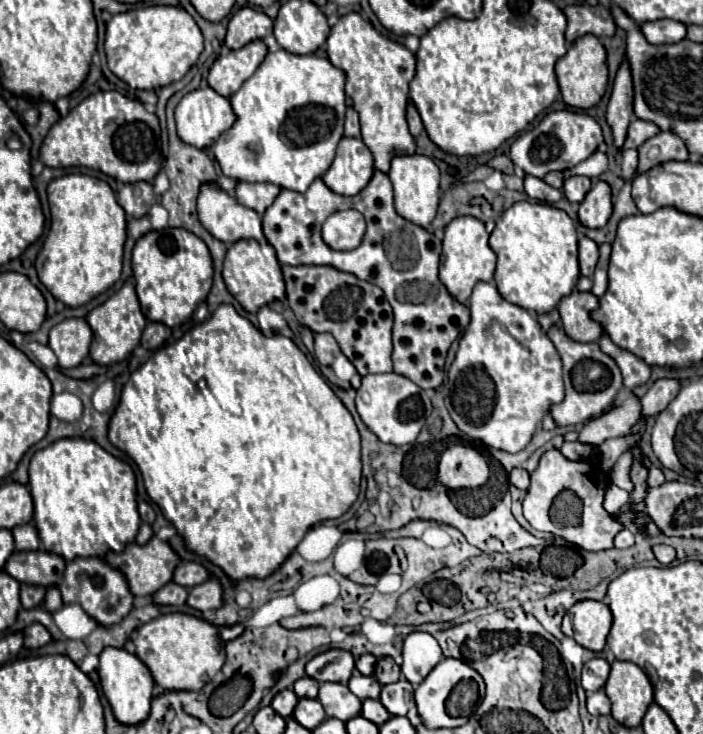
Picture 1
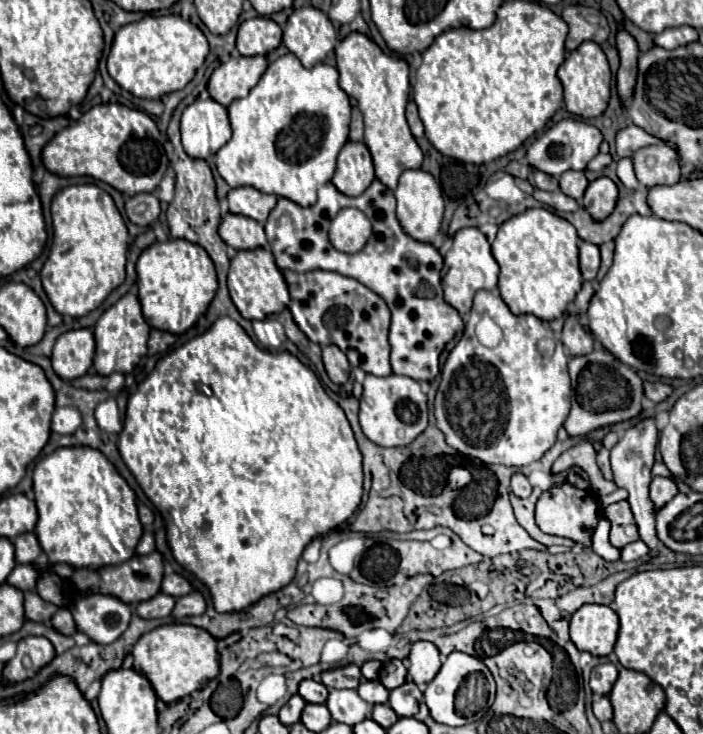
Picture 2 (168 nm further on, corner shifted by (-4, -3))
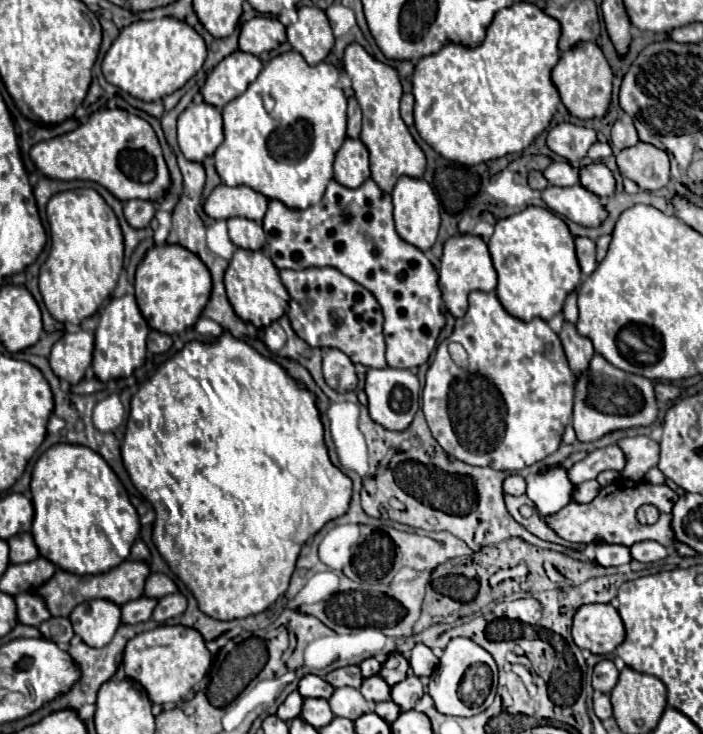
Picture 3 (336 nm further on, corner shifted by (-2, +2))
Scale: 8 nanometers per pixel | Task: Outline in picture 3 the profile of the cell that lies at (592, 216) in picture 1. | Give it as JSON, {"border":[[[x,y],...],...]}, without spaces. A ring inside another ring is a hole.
{"border":[[[595,162],[595,164],[589,164],[589,166],[581,168],[579,184],[583,188],[591,190],[593,194],[601,196],[601,198],[611,196],[613,190],[615,190],[615,178],[613,178],[611,170],[603,162]]]}

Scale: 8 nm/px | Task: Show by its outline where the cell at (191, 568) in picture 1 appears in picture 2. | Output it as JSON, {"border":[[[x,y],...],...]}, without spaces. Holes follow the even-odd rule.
{"border":[[[169,573],[169,575],[165,575],[165,577],[163,577],[161,591],[163,591],[163,593],[167,593],[167,595],[183,597],[183,595],[191,593],[191,589],[193,589],[193,587],[191,587],[191,583],[189,583],[185,577],[177,575],[177,573]]]}

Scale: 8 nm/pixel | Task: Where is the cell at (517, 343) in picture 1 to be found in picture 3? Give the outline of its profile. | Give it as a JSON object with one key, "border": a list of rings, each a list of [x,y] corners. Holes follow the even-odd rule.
{"border":[[[471,292],[469,310],[463,318],[463,330],[455,330],[447,340],[437,346],[433,364],[427,370],[423,388],[423,414],[433,438],[453,458],[471,466],[489,466],[493,470],[517,472],[553,454],[563,438],[565,426],[573,412],[573,386],[575,376],[567,364],[559,336],[547,326],[545,320],[535,318],[523,322],[513,318],[501,306],[495,292]],[[449,340],[457,340],[469,352],[467,372],[459,368],[449,352]]]}

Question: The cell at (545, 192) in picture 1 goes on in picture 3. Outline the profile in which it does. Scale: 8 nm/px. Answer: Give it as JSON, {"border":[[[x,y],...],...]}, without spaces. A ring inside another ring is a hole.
{"border":[[[581,184],[569,188],[547,186],[541,192],[541,198],[549,210],[573,220],[579,226],[597,228],[607,220],[607,208],[603,206],[601,198],[587,188],[581,188]]]}

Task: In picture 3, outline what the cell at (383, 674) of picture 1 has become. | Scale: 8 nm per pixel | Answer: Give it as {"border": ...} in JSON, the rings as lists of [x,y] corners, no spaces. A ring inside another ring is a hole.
{"border":[[[391,652],[379,674],[389,686],[395,686],[407,676],[407,670],[409,670],[409,662],[399,652]]]}

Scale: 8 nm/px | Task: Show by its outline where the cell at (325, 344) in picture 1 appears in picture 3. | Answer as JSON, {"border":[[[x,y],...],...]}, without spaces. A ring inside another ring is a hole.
{"border":[[[335,348],[323,350],[323,376],[325,382],[337,392],[351,392],[359,382],[353,362]]]}

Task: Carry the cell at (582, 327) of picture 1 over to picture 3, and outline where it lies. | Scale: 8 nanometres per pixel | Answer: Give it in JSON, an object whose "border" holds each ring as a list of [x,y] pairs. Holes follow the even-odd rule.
{"border":[[[569,322],[563,324],[563,330],[561,330],[559,338],[563,342],[565,356],[569,360],[571,370],[575,372],[575,376],[579,376],[581,372],[585,372],[585,368],[589,368],[589,360],[595,354],[591,340],[585,338],[585,336],[581,336],[577,332],[577,328],[573,324],[569,324]]]}

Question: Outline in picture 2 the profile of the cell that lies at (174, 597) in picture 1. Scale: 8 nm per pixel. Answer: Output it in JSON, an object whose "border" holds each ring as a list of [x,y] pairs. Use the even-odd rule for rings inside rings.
{"border":[[[159,593],[159,595],[155,595],[155,597],[151,597],[151,599],[143,601],[143,603],[139,603],[137,613],[139,613],[139,617],[143,617],[143,619],[167,617],[167,615],[171,615],[171,611],[173,611],[173,607],[175,607],[175,601],[177,601],[177,599],[171,597],[171,595],[167,595],[167,593]]]}

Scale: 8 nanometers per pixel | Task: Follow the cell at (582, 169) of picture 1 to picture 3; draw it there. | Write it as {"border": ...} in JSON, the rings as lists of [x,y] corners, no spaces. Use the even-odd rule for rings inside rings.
{"border":[[[595,142],[591,148],[589,148],[589,158],[593,160],[593,162],[597,162],[597,160],[603,160],[603,158],[607,158],[607,156],[611,156],[613,154],[613,148],[609,146],[609,144],[601,144],[601,142]]]}

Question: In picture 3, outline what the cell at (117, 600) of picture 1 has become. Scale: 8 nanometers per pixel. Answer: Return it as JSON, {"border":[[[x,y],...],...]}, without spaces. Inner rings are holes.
{"border":[[[89,600],[89,604],[79,604],[71,616],[73,632],[89,646],[103,648],[113,638],[121,624],[121,610],[109,600]]]}

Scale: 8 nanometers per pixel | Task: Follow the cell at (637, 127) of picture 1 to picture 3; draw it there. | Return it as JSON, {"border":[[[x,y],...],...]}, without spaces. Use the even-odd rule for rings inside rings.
{"border":[[[617,120],[611,128],[611,146],[615,150],[623,150],[627,146],[633,146],[637,144],[639,138],[637,138],[637,130],[631,122],[623,122],[623,120]]]}

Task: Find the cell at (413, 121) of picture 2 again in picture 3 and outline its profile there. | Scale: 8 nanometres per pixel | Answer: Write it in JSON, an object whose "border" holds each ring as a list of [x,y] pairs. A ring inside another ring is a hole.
{"border":[[[403,94],[403,98],[401,98],[401,118],[407,126],[413,126],[413,94]]]}

